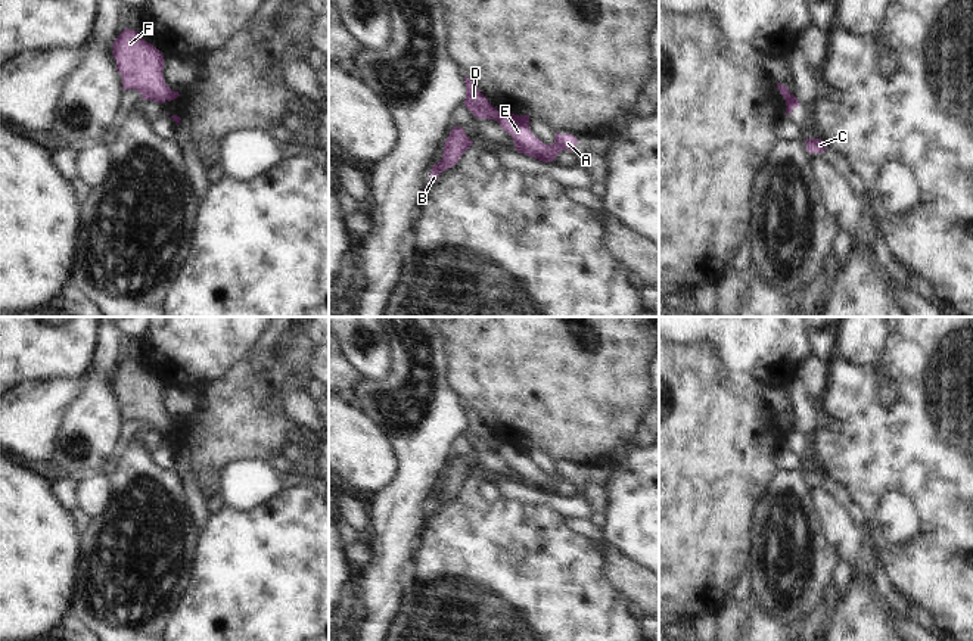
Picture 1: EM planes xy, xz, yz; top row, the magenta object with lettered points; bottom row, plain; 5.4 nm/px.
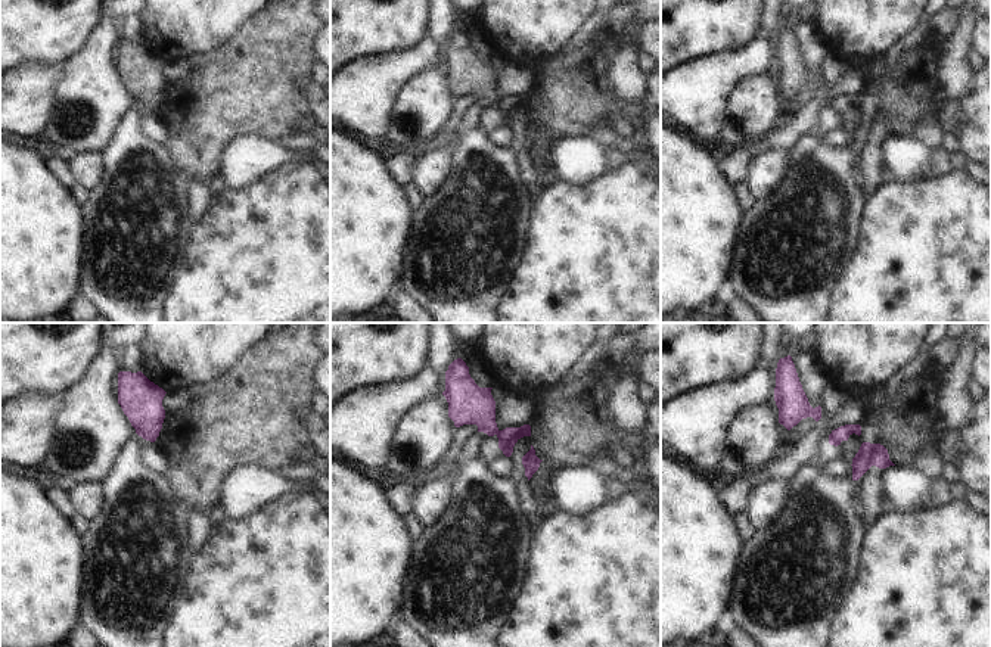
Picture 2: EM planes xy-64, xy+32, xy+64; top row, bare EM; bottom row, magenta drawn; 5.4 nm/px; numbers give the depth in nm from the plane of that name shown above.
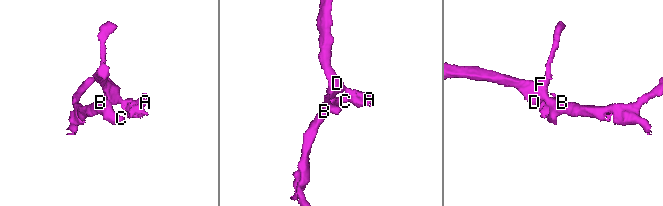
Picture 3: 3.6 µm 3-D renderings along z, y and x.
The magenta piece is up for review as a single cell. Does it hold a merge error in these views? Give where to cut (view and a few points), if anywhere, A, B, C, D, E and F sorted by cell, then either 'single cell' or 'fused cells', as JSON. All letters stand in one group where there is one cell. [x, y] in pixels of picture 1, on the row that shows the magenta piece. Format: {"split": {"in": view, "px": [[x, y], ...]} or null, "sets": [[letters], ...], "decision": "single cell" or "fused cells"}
{"split": {"in": "xz", "px": [[497, 111], [494, 118]]}, "sets": [["A", "E"], ["B", "C", "D", "F"]], "decision": "fused cells"}

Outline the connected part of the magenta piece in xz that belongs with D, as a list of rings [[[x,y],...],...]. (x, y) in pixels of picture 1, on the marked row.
[[[464,77],[464,83],[464,106],[473,113],[475,118],[495,119],[497,109],[488,102],[488,99],[478,90],[478,87],[469,78]]]

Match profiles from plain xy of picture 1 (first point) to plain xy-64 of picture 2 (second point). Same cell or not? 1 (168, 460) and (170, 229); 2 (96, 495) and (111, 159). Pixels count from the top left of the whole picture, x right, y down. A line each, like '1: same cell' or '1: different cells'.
1: same cell
2: different cells

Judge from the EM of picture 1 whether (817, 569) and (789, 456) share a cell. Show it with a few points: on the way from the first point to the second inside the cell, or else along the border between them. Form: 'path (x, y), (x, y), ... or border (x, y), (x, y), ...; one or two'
path (815, 541), (810, 513), (789, 484); one

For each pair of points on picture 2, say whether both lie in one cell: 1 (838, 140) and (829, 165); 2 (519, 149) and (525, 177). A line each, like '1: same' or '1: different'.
1: same
2: same

